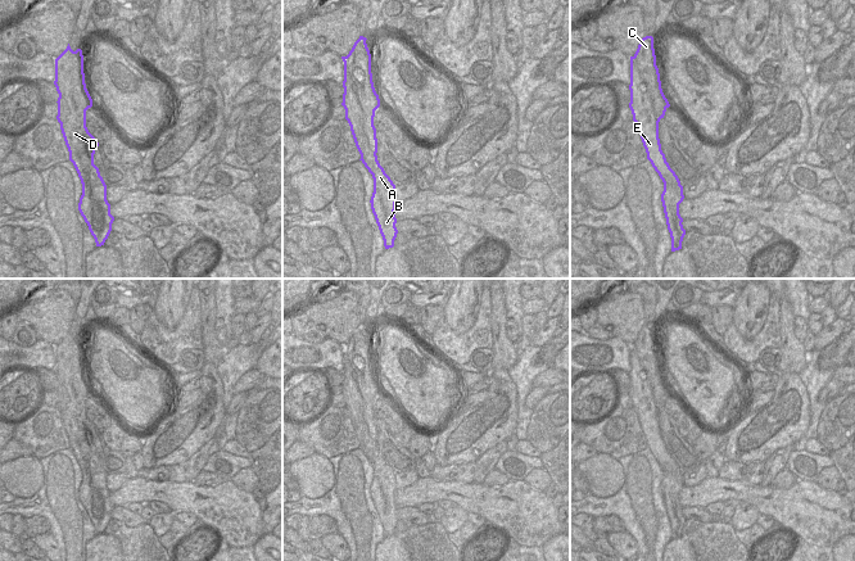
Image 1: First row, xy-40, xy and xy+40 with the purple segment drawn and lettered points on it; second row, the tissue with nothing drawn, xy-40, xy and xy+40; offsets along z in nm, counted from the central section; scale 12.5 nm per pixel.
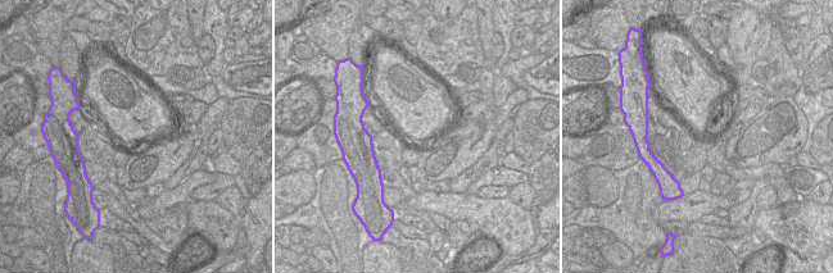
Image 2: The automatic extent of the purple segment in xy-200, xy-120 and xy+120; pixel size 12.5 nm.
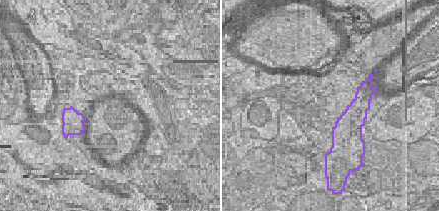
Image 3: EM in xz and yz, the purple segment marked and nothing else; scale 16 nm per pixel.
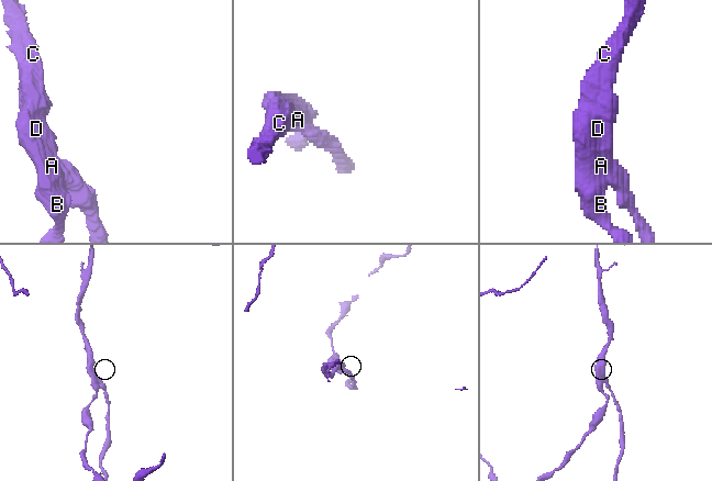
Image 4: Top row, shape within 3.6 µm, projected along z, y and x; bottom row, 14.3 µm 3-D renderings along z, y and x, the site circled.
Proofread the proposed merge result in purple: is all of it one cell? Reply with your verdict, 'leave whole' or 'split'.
split

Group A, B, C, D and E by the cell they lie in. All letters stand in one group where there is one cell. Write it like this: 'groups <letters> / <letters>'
groups A B C D / E

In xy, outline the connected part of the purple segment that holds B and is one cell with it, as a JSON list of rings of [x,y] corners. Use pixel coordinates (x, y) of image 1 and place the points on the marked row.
[[[379,160],[372,171],[368,171],[374,178],[374,193],[371,196],[371,209],[384,240],[385,249],[394,246],[398,230],[395,227],[395,185],[385,173]]]

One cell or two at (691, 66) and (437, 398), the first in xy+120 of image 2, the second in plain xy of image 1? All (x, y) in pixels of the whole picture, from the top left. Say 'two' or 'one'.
one

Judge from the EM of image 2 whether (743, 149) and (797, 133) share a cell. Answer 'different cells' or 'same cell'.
same cell

